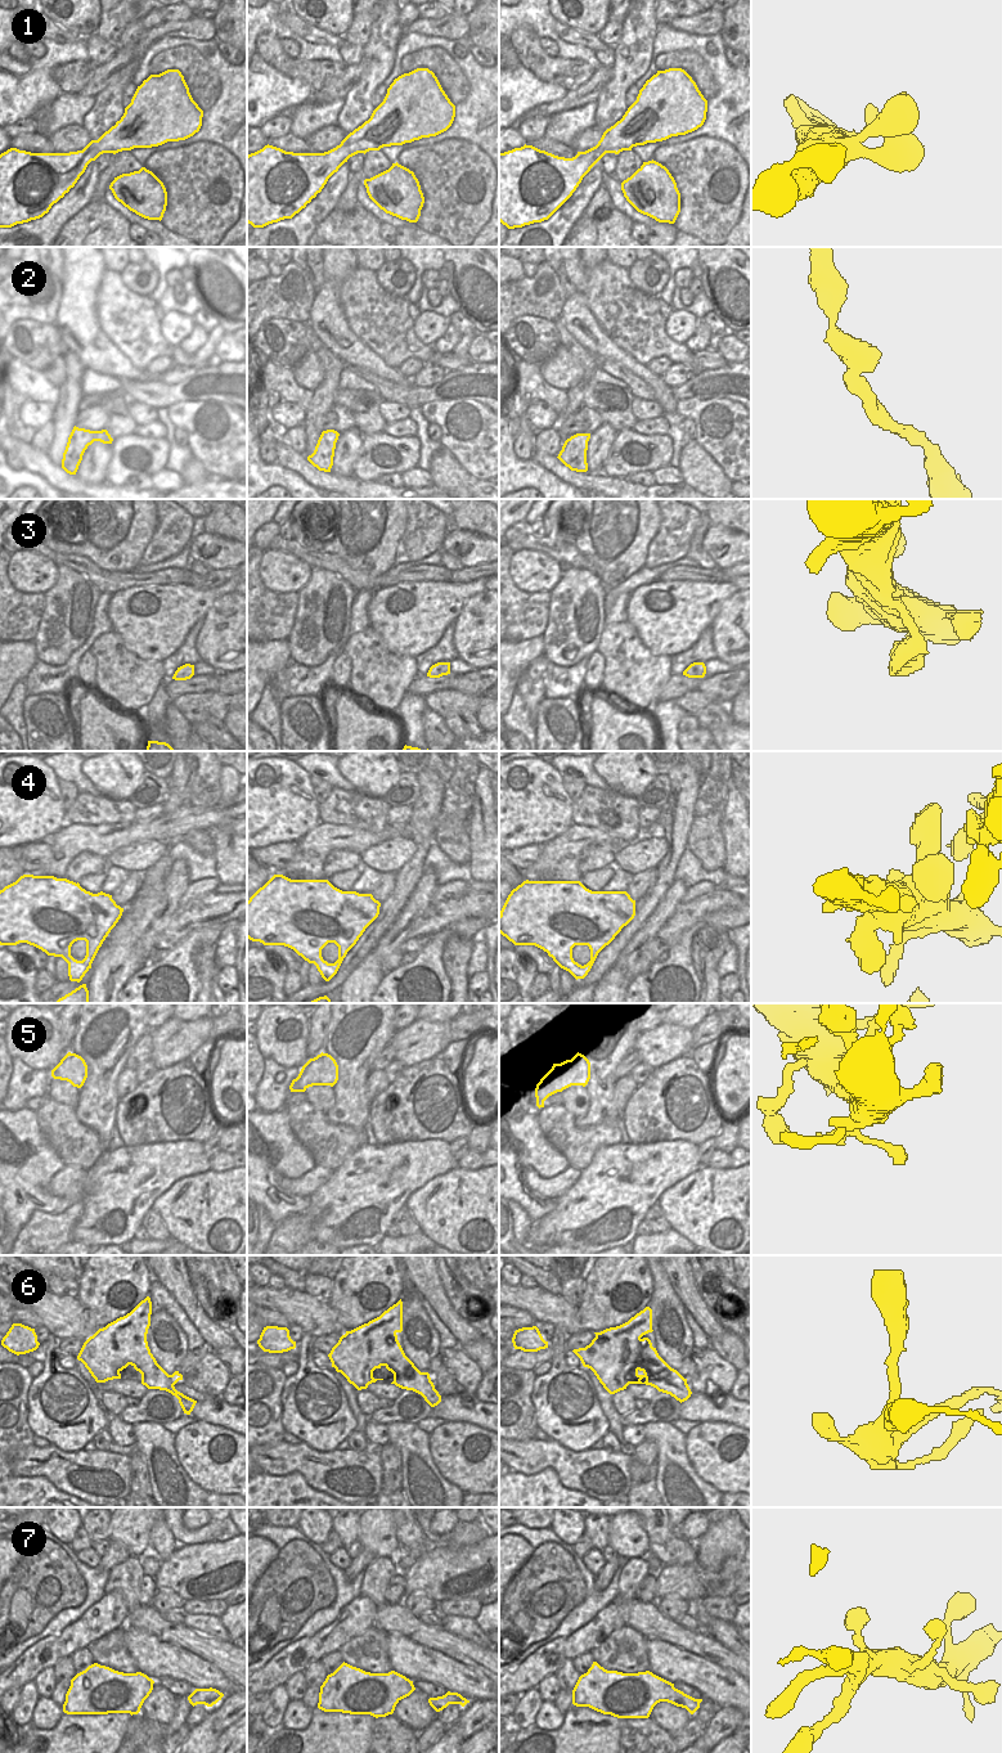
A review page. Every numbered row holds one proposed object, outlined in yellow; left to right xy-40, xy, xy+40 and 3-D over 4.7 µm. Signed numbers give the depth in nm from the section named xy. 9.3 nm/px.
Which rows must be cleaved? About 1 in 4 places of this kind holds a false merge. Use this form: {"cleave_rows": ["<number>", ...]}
{"cleave_rows": ["6"]}

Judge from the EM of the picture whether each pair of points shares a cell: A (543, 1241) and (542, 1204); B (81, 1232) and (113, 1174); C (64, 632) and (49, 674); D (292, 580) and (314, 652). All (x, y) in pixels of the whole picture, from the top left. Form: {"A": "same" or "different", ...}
{"A": "different", "B": "same", "C": "different", "D": "different"}

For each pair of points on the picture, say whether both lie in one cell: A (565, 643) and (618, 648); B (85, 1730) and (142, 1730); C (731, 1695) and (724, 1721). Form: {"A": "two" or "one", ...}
{"A": "two", "B": "two", "C": "two"}

